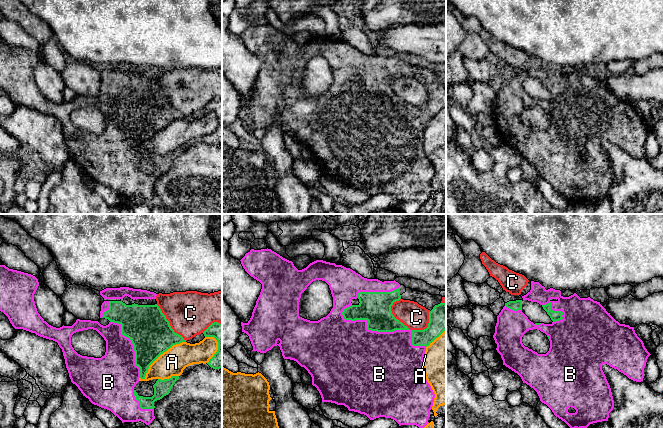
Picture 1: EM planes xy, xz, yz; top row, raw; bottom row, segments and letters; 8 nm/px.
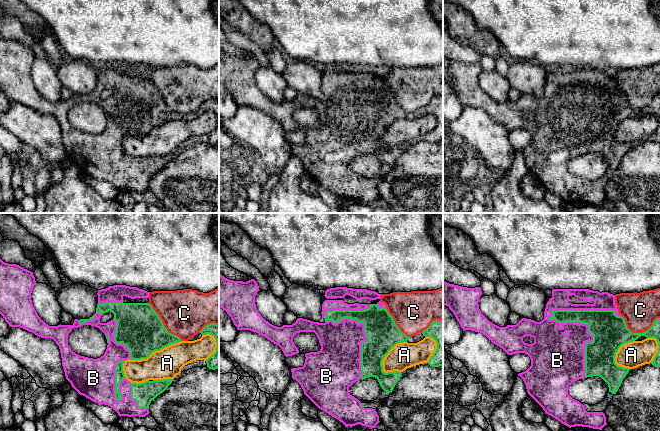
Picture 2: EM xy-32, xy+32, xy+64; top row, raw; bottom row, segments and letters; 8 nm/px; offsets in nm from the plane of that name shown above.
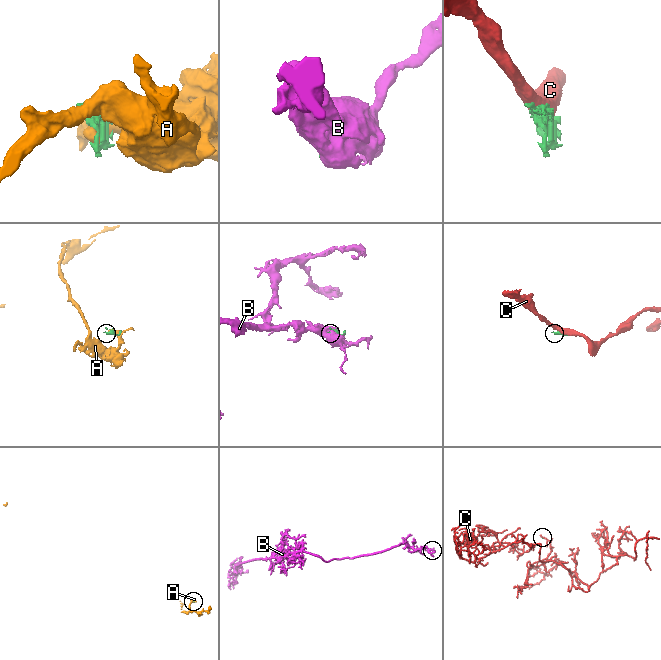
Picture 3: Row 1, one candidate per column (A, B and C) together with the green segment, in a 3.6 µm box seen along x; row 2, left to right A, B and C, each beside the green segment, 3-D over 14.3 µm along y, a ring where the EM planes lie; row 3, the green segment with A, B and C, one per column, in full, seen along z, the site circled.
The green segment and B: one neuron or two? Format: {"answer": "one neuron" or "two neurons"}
{"answer": "one neuron"}

